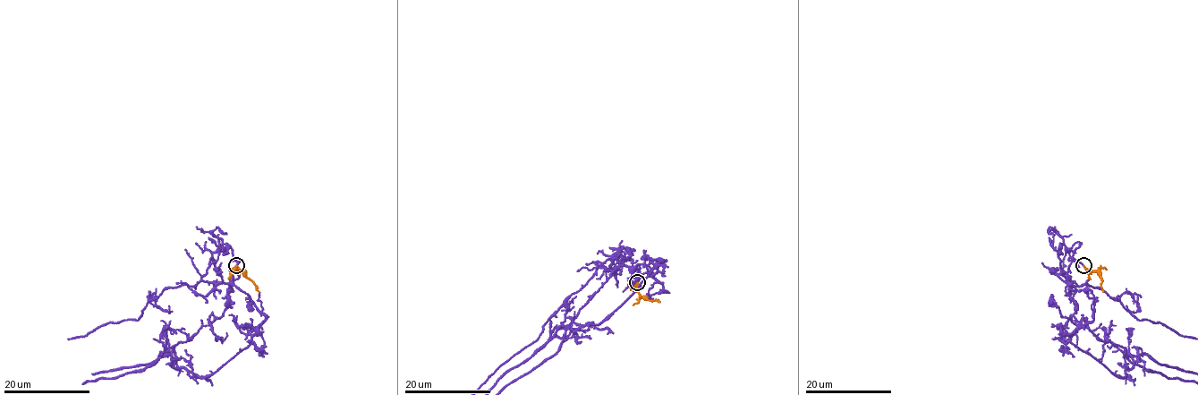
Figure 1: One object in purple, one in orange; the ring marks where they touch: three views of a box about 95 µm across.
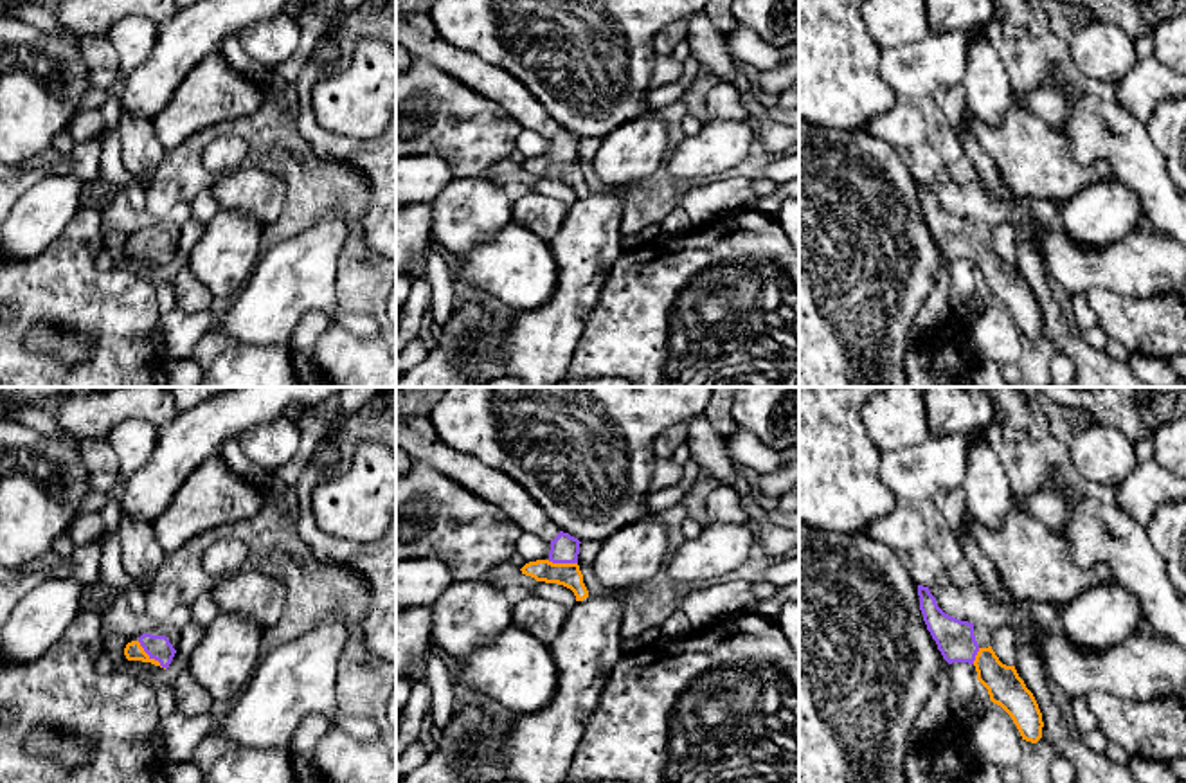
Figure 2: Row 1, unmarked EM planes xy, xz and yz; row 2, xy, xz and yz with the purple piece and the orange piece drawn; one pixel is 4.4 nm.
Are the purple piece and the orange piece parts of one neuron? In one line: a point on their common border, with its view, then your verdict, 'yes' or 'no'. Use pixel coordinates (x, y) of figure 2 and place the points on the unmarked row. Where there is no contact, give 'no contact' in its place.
contact xy (152, 254); yes

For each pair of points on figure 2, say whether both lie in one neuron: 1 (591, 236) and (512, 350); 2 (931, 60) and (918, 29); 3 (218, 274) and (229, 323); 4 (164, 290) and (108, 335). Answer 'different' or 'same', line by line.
1: same
2: different
3: different
4: different

